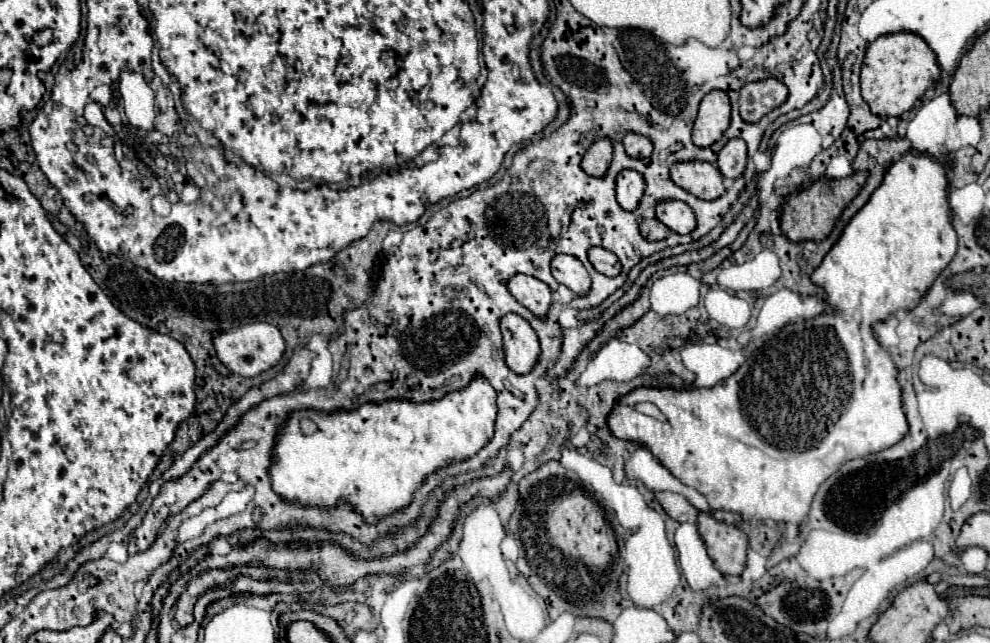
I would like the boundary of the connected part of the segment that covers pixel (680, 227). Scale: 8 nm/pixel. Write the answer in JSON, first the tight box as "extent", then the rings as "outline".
{"extent":[655,199,695,233],"outline":[[[665,199],[655,205],[657,219],[675,233],[687,233],[695,229],[695,215],[691,207],[677,199]]]}

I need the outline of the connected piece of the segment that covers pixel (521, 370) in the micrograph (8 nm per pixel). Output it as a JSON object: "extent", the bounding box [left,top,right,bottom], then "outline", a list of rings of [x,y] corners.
{"extent":[499,313,539,375],"outline":[[[517,313],[503,315],[499,319],[499,327],[503,335],[505,363],[519,375],[529,373],[539,357],[539,339],[533,327]]]}

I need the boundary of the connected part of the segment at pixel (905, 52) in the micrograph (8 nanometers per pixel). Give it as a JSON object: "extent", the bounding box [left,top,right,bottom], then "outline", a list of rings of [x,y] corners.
{"extent":[861,31,941,117],"outline":[[[901,31],[881,35],[867,47],[861,67],[861,95],[875,115],[899,117],[913,107],[915,99],[921,99],[923,93],[937,83],[939,73],[941,69],[935,53],[919,35]]]}

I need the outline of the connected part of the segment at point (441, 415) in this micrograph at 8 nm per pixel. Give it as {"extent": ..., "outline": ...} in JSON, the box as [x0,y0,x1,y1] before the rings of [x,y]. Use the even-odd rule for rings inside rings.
{"extent":[269,373,497,523],"outline":[[[475,373],[467,387],[459,391],[451,391],[435,401],[415,403],[409,399],[387,399],[387,401],[369,401],[363,403],[355,411],[337,409],[333,413],[323,413],[315,409],[293,411],[275,437],[275,445],[271,451],[269,477],[271,487],[277,495],[297,501],[301,505],[335,505],[339,499],[351,501],[357,511],[363,513],[365,521],[375,523],[383,515],[389,515],[411,501],[411,495],[437,467],[447,465],[449,461],[463,461],[475,451],[479,451],[493,435],[493,423],[497,415],[495,405],[495,389],[481,375]],[[311,417],[315,423],[315,431],[307,437],[301,431],[301,419]]]}

